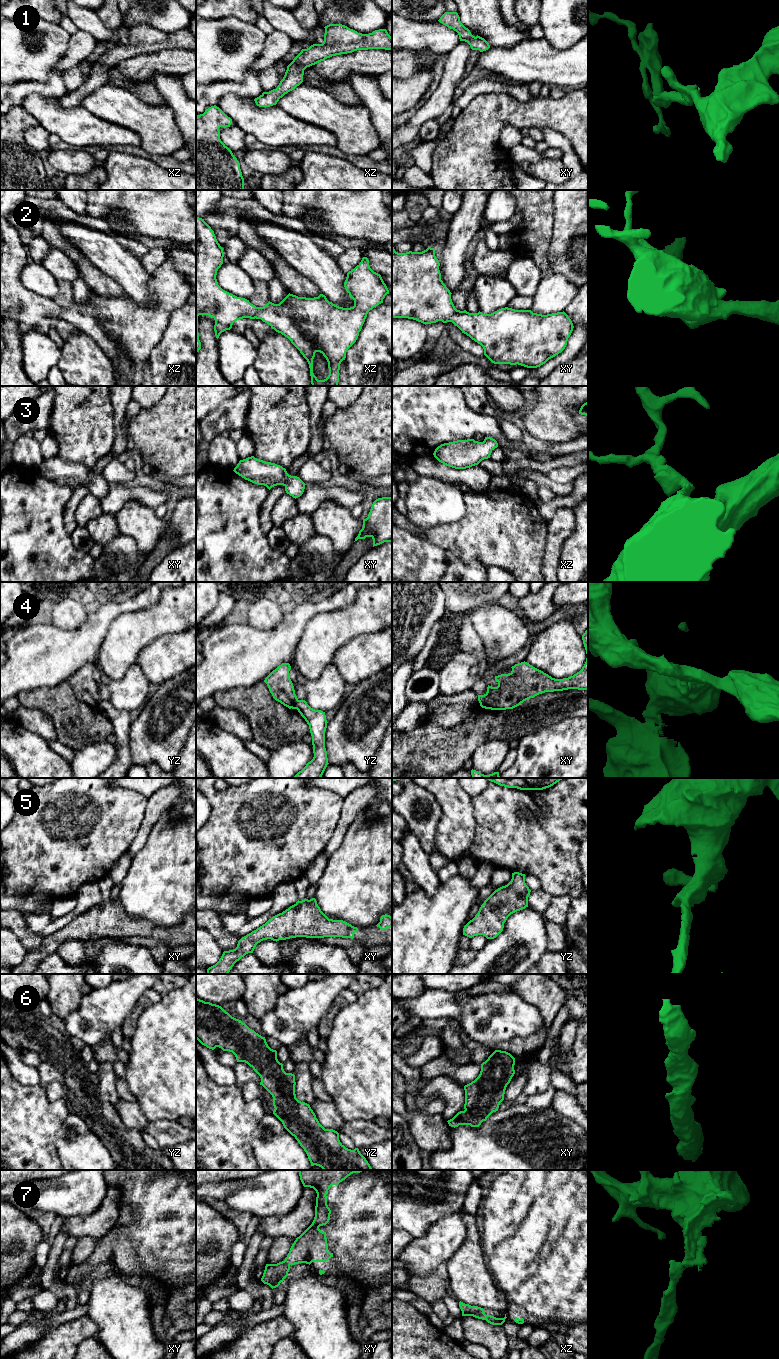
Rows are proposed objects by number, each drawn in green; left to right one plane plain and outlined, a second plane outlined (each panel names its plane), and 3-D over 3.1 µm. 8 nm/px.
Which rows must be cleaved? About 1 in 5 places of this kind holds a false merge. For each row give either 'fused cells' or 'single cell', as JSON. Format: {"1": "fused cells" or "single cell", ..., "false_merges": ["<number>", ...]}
{"1": "single cell", "2": "single cell", "3": "single cell", "4": "fused cells", "5": "single cell", "6": "single cell", "7": "single cell", "false_merges": ["4"]}

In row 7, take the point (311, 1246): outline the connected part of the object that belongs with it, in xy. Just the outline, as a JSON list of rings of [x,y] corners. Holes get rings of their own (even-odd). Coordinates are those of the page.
[[[298,1170],[304,1187],[313,1188],[316,1193],[315,1217],[312,1224],[296,1238],[284,1261],[266,1264],[261,1281],[272,1289],[288,1276],[291,1265],[312,1262],[326,1262],[333,1253],[328,1251],[326,1232],[319,1229],[330,1220],[331,1210],[327,1205],[327,1192],[332,1185],[338,1185],[353,1173],[363,1170]]]

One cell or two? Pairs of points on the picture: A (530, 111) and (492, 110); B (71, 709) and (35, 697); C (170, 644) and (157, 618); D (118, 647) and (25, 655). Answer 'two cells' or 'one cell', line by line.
A: one cell
B: one cell
C: two cells
D: two cells

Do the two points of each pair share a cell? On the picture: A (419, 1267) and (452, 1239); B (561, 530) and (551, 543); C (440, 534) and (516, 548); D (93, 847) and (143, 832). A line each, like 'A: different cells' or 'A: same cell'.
A: same cell
B: same cell
C: same cell
D: different cells

